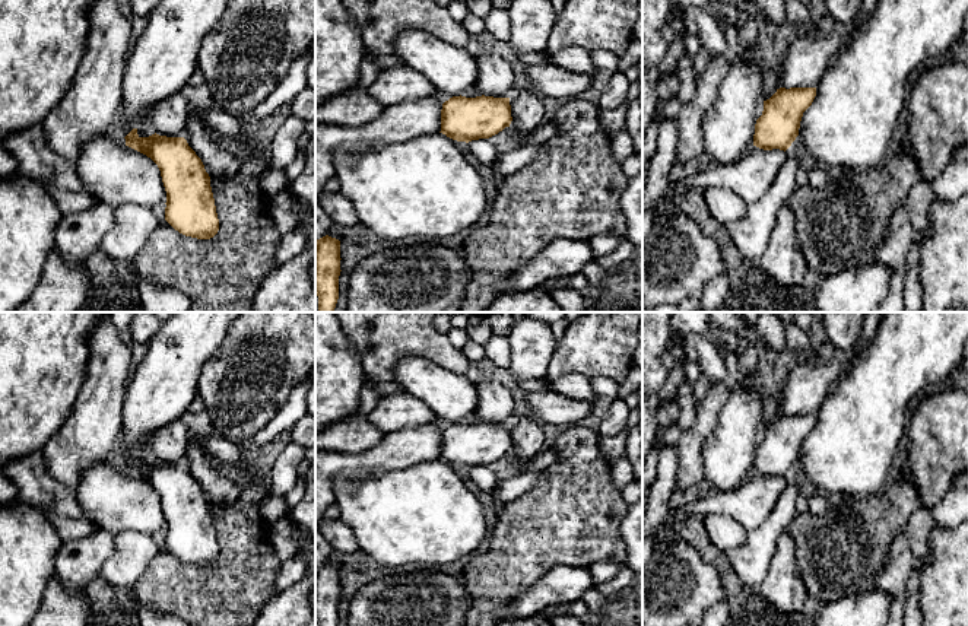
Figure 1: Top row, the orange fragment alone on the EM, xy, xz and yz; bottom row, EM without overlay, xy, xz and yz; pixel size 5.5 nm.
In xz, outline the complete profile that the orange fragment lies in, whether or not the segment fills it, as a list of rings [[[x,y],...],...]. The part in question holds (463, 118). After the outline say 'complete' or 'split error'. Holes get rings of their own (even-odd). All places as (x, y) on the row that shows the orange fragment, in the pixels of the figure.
[[[453,96],[442,104],[441,131],[457,142],[489,139],[512,121],[510,98]]]; complete

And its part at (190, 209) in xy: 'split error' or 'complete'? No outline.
complete

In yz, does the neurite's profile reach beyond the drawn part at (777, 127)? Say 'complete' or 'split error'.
complete

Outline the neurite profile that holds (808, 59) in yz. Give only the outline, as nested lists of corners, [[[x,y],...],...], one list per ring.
[[[858,19],[851,23],[828,22],[826,31],[816,38],[794,36],[781,70],[780,88],[816,88],[842,48],[858,34]]]

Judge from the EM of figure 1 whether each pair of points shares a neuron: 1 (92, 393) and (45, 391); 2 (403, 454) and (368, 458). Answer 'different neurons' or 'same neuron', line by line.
1: different neurons
2: same neuron

